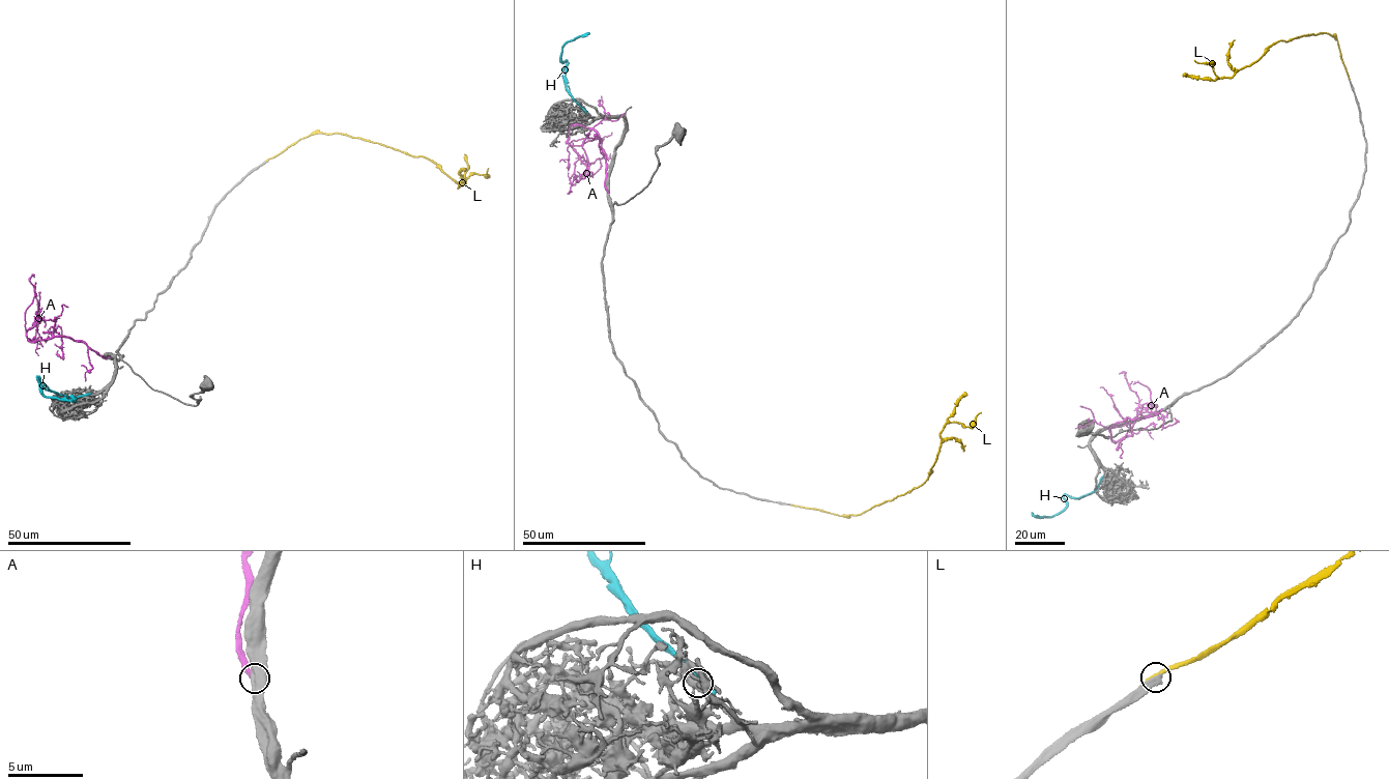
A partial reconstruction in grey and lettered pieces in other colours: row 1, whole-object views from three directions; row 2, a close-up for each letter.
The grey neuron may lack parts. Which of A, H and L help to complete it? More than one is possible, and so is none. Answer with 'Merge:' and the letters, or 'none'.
Merge: none

